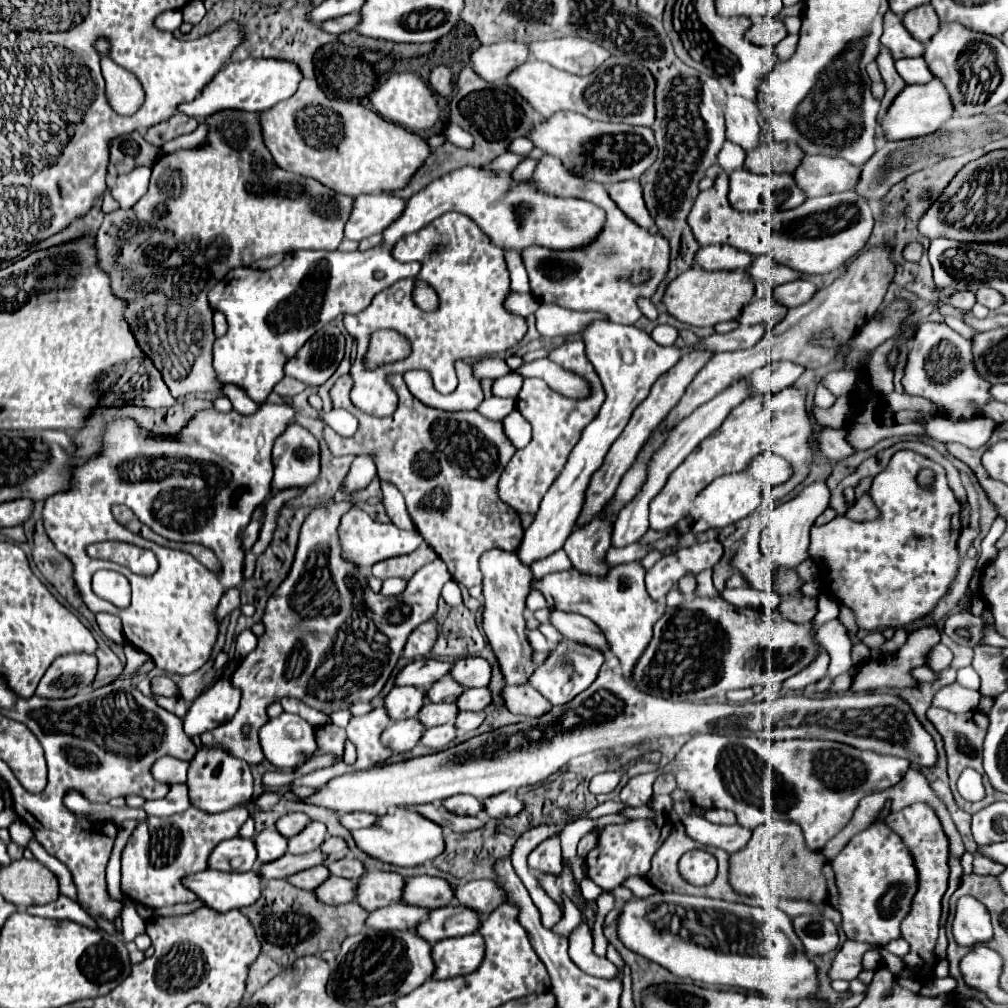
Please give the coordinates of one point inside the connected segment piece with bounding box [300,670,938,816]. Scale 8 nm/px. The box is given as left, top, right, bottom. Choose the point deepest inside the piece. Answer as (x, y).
(610, 714)

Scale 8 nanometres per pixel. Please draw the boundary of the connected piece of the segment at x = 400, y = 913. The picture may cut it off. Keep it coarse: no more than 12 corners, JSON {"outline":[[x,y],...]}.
{"outline":[[396,902],[370,912],[376,930],[414,928],[428,910]]}

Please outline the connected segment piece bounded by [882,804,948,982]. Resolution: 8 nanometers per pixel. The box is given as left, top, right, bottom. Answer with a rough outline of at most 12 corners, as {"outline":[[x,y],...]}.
{"outline":[[926,804],[882,820],[916,854],[918,890],[900,924],[906,968],[936,966],[948,838]]}

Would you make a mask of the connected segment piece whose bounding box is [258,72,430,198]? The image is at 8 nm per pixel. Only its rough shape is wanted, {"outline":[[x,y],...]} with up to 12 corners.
{"outline":[[304,74],[258,116],[282,170],[352,198],[404,188],[426,142]]}

